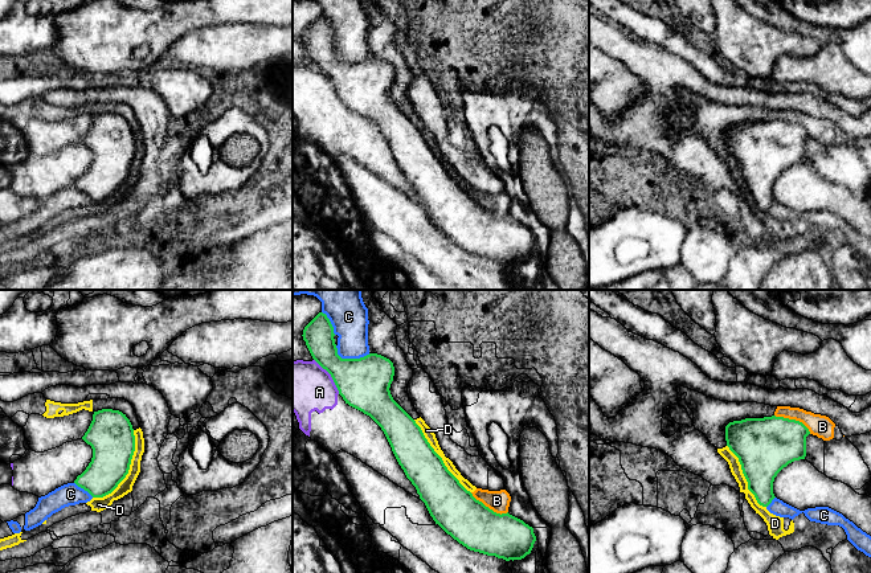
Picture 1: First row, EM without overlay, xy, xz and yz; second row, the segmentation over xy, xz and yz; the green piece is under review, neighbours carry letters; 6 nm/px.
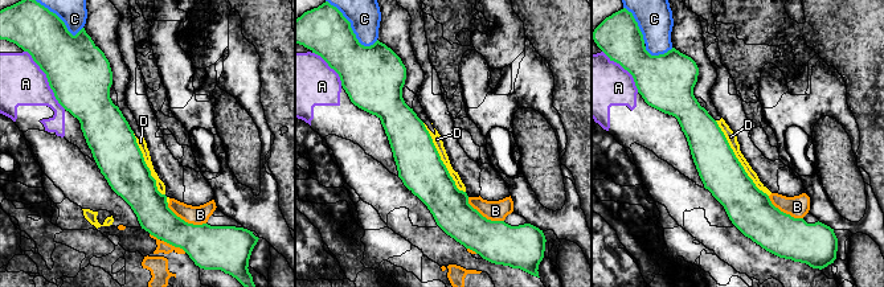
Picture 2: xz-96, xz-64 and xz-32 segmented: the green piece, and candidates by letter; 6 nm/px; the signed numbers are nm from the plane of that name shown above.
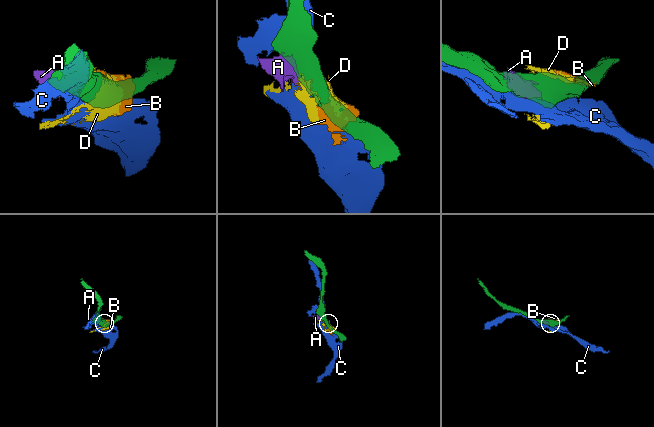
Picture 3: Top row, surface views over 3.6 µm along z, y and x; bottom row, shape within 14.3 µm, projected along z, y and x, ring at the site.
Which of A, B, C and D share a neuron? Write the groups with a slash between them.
A / B D / C

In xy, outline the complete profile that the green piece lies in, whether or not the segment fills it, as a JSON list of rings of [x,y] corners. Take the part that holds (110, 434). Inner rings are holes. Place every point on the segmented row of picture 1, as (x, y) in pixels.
[[[102,409],[94,412],[82,439],[91,446],[93,458],[74,483],[93,498],[103,498],[128,474],[135,451],[132,425],[122,412]]]

